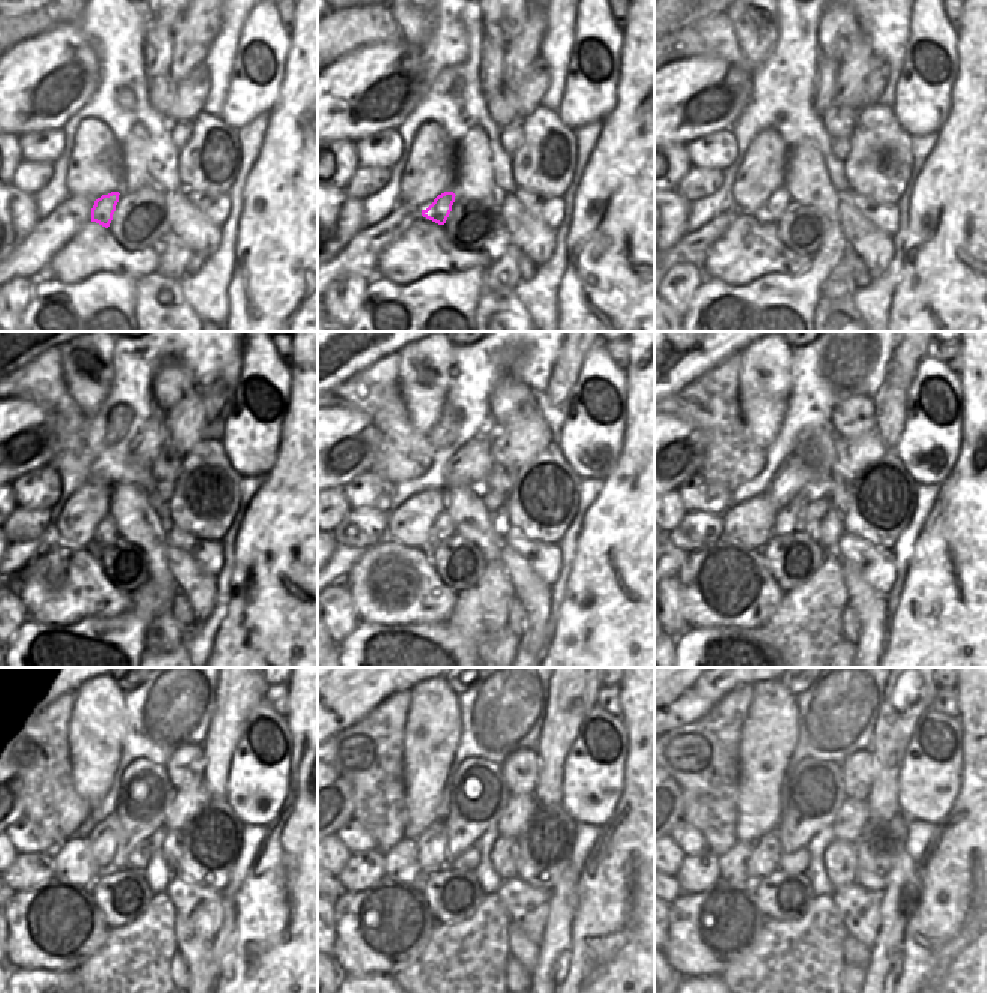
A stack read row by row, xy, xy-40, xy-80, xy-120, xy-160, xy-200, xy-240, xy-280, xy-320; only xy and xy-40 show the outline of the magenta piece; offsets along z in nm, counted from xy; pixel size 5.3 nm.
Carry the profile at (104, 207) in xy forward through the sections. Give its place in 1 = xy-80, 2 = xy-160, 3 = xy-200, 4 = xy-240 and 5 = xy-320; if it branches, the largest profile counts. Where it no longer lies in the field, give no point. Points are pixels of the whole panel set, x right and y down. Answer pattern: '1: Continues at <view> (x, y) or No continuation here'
1: Continues at xy-80 (779, 201)
2: Continues at xy-160 (443, 528)
3: Continues at xy-200 (816, 446)
4: Continues at xy-240 (146, 791)
5: Continues at xy-320 (816, 788)

